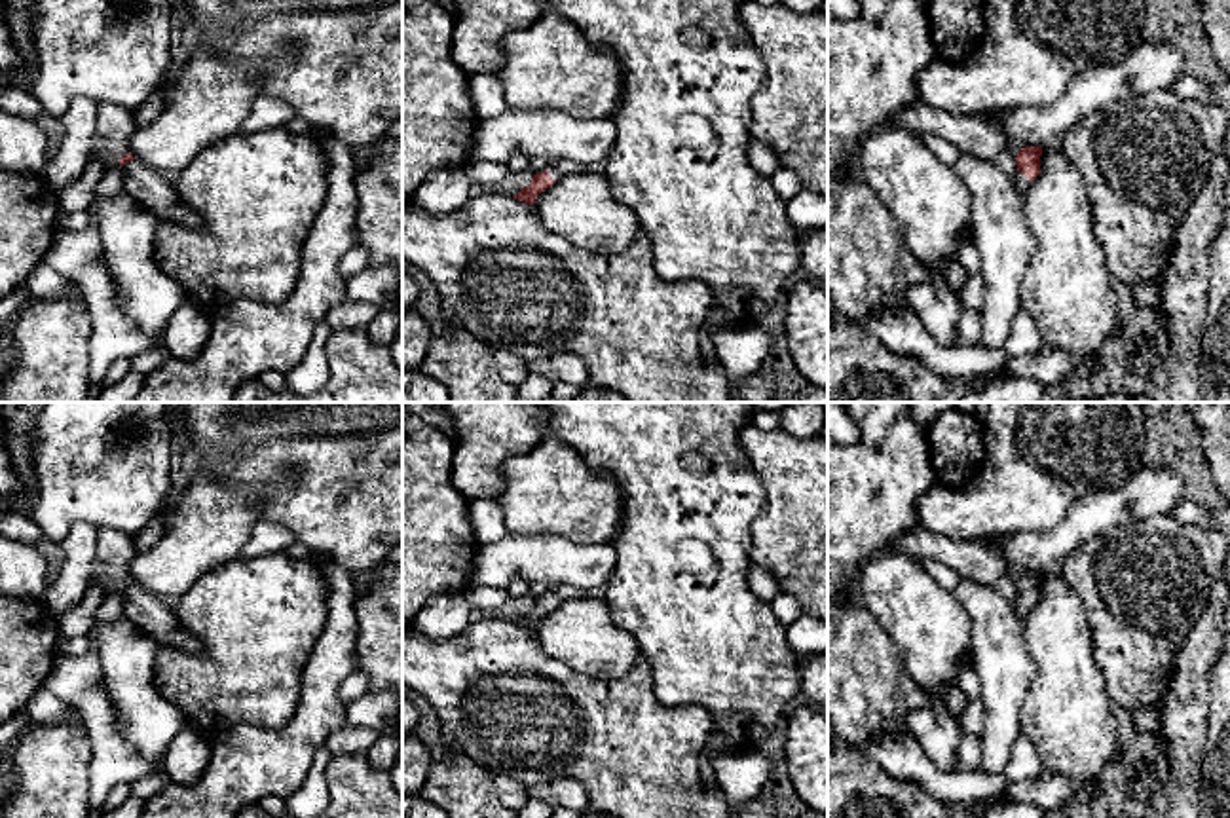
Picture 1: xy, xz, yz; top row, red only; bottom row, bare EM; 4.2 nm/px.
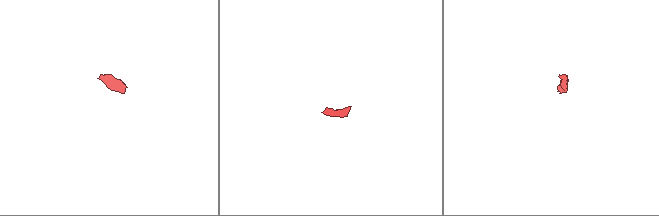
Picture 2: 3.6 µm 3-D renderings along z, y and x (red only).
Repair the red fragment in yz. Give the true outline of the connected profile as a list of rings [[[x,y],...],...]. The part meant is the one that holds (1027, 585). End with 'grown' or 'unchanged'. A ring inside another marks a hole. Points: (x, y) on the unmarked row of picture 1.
[[[1025,571],[1016,581],[1017,600],[1014,602],[1014,609],[1019,619],[1025,619],[1031,607],[1040,598],[1040,581],[1042,571]]] | grown

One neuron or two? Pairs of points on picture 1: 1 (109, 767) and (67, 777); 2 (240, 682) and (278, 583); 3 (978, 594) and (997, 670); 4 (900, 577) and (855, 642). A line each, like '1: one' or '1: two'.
1: two
2: one
3: one
4: two

